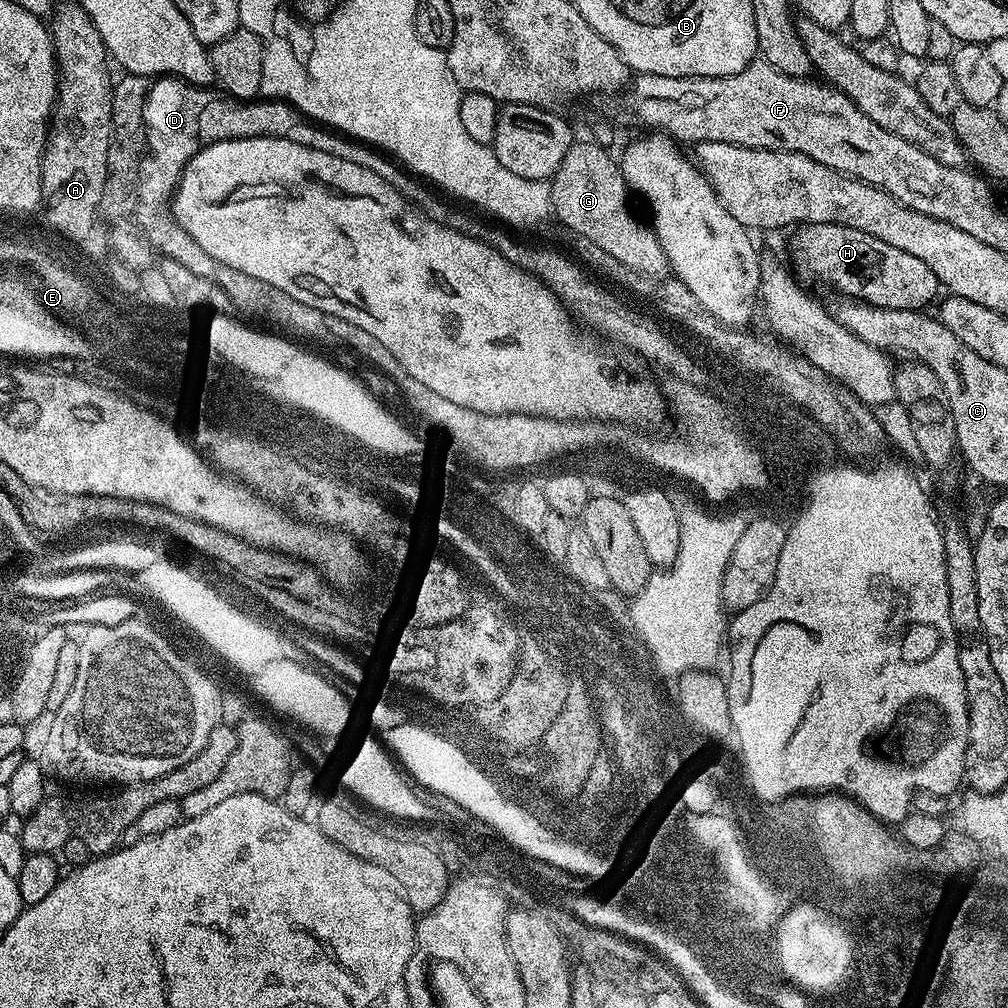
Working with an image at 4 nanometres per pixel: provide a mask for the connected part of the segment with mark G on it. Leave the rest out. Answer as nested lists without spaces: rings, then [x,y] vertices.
[[[573,143],[570,150],[566,150],[566,158],[562,158],[562,166],[558,166],[556,173],[552,175],[550,187],[552,190],[551,211],[557,216],[566,227],[570,228],[577,236],[590,238],[595,245],[602,246],[613,258],[618,259],[629,267],[634,273],[644,276],[663,277],[669,271],[670,265],[666,254],[662,250],[660,240],[656,237],[656,229],[644,224],[632,213],[632,208],[628,205],[630,189],[624,180],[624,175],[620,169],[617,157],[608,153],[607,147],[599,143],[580,144]]]

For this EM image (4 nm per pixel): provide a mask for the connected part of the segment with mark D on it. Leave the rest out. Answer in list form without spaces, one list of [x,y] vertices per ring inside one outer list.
[[[159,77],[149,90],[143,108],[145,122],[145,148],[139,162],[138,184],[134,187],[136,207],[135,225],[140,226],[159,255],[170,258],[186,270],[198,272],[200,268],[211,272],[215,284],[222,286],[226,294],[230,294],[233,309],[238,313],[245,312],[256,320],[264,320],[265,325],[283,326],[292,335],[320,336],[328,333],[329,317],[314,306],[306,306],[298,302],[298,298],[290,298],[278,286],[270,286],[270,282],[262,282],[262,278],[250,278],[250,274],[242,274],[242,270],[234,270],[206,254],[202,246],[194,242],[190,234],[173,216],[171,199],[176,184],[184,172],[188,160],[200,149],[198,136],[199,115],[203,107],[212,102],[217,91],[211,87],[192,84],[180,77]]]

